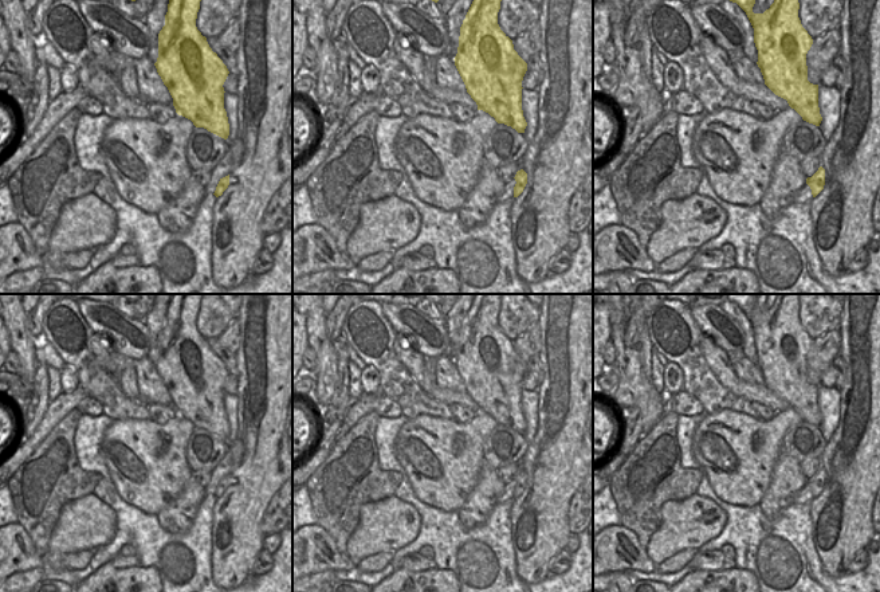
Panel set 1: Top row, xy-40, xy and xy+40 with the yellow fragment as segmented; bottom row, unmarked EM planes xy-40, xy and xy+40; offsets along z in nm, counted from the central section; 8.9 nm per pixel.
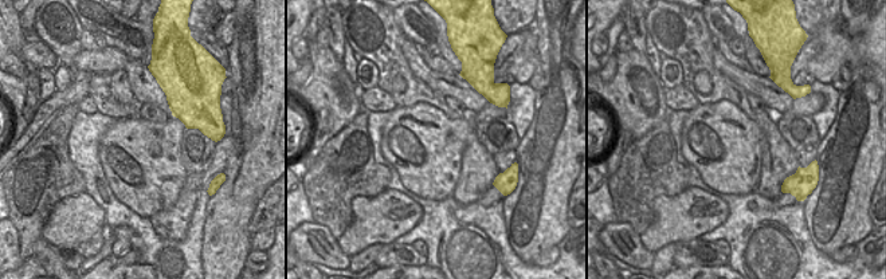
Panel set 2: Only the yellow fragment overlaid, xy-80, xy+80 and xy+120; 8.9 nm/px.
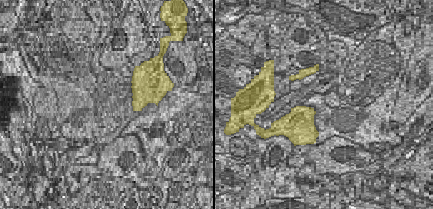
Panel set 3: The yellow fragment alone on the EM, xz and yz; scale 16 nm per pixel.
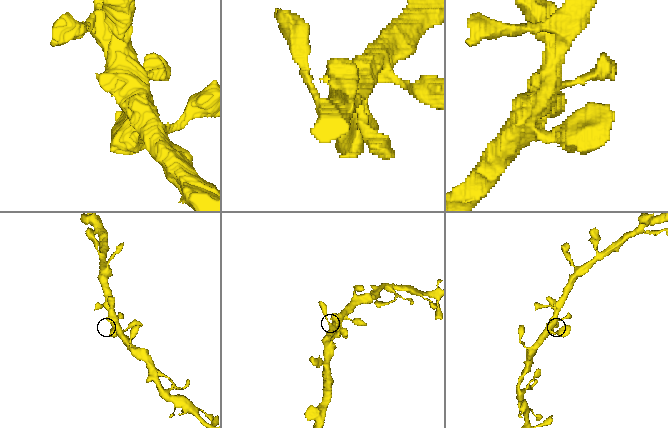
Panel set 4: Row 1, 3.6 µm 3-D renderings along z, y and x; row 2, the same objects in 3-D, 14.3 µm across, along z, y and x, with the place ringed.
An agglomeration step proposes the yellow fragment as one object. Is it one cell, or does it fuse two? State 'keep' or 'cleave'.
keep

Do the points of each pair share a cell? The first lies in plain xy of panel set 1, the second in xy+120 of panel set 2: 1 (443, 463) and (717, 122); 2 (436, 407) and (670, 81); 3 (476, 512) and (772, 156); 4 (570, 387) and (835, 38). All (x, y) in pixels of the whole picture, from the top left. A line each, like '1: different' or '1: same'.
1: same
2: different
3: same
4: different

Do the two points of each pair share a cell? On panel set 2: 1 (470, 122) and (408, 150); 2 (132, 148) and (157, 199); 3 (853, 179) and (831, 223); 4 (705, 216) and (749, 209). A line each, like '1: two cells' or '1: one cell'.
1: one cell
2: one cell
3: one cell
4: two cells

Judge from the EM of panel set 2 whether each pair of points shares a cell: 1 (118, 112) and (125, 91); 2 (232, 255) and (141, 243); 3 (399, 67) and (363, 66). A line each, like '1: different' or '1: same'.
1: different
2: different
3: different

